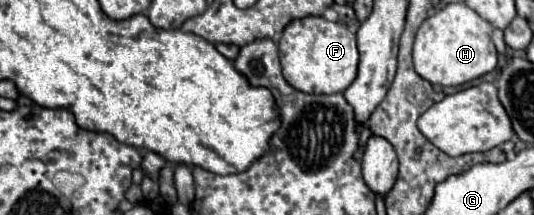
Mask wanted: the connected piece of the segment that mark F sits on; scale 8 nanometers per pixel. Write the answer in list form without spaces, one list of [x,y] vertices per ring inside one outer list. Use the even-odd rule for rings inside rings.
[[[323,16],[293,20],[279,40],[279,58],[285,80],[307,94],[345,92],[355,80],[359,66],[356,35],[343,22],[329,22]]]

